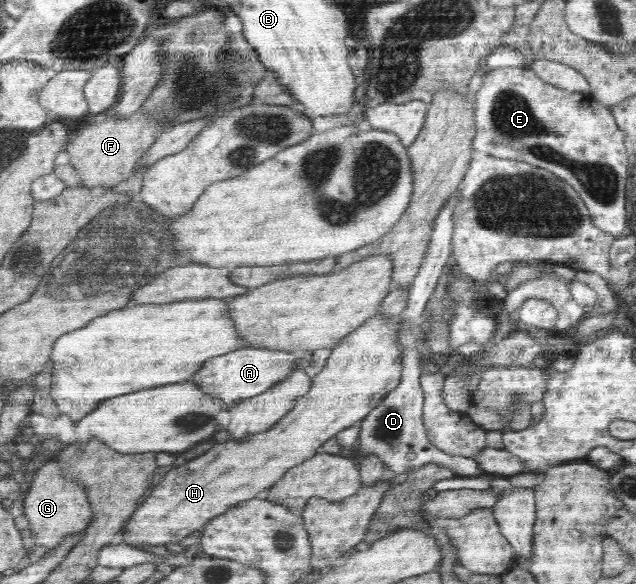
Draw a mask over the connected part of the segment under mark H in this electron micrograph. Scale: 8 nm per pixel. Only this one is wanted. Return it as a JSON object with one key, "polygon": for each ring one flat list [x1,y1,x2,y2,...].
{"polygon":[[377,313,363,325,351,331,340,340,336,348,332,348,325,367,312,379,309,391,298,397,293,407,267,431,245,436,242,440,231,438,218,443,205,455,183,463,181,467,170,469,163,480,156,485,151,494,130,515,118,539,131,548,141,550,143,547,165,546,167,543,186,542,200,528,207,526,218,515,226,513,233,506,247,500,262,496,265,489,273,487,288,469,311,459,317,449,327,440,355,422,361,421,382,399,386,393,398,386,402,372,400,347,398,347,398,323,400,316,393,319,385,318]]}

